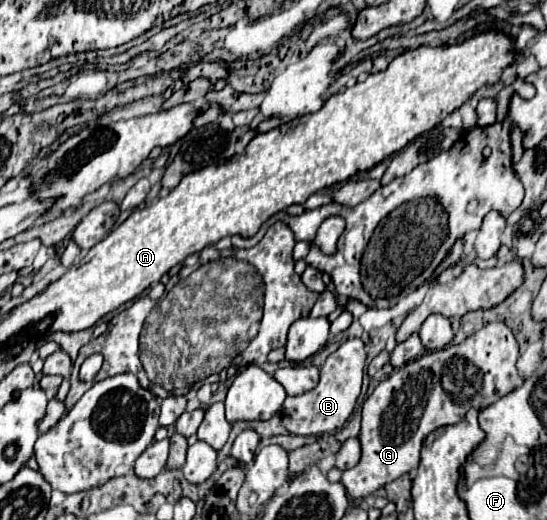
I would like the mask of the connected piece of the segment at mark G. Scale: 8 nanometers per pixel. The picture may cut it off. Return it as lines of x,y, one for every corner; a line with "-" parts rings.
494,321
458,345
424,353
378,383
362,405
362,457
352,469
346,469
340,479
348,495
354,499
366,497
416,469
420,447
428,433
444,425
454,425
470,407
486,409
520,387
524,377
516,367
518,355
520,349
512,329
504,321

